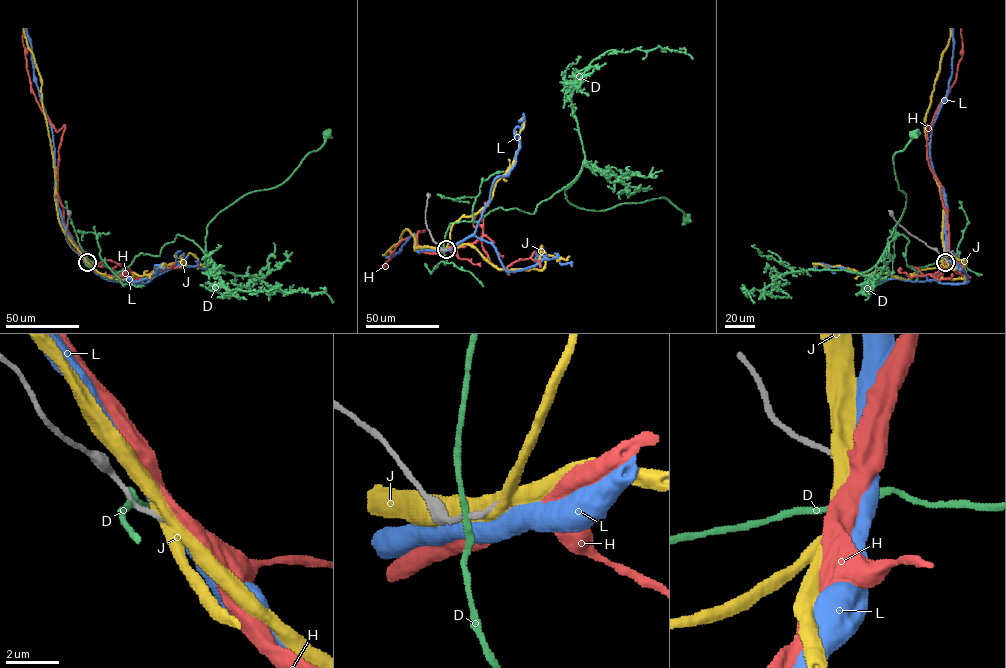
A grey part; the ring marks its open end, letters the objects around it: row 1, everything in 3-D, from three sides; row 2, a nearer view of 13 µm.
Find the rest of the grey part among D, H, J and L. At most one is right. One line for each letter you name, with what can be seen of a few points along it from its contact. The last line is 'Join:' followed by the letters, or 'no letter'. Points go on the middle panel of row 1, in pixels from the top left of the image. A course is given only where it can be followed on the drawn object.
Join: no letter

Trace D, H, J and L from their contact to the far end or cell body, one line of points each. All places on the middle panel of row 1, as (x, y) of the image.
D: (444, 249), (451, 223), (501, 207), (533, 214), (573, 181), (565, 194), (579, 208), (665, 197), (687, 219)
H: (446, 249), (424, 252), (417, 245), (418, 231), (424, 231), (403, 239), (384, 265)
J: (445, 249), (415, 249), (414, 238), (406, 229), (401, 240), (382, 254)
L: (446, 249), (418, 251), (414, 234), (393, 256), (386, 256)

